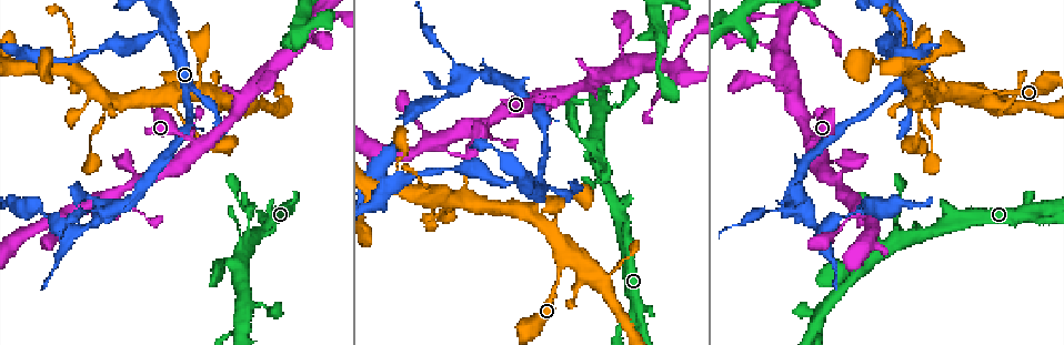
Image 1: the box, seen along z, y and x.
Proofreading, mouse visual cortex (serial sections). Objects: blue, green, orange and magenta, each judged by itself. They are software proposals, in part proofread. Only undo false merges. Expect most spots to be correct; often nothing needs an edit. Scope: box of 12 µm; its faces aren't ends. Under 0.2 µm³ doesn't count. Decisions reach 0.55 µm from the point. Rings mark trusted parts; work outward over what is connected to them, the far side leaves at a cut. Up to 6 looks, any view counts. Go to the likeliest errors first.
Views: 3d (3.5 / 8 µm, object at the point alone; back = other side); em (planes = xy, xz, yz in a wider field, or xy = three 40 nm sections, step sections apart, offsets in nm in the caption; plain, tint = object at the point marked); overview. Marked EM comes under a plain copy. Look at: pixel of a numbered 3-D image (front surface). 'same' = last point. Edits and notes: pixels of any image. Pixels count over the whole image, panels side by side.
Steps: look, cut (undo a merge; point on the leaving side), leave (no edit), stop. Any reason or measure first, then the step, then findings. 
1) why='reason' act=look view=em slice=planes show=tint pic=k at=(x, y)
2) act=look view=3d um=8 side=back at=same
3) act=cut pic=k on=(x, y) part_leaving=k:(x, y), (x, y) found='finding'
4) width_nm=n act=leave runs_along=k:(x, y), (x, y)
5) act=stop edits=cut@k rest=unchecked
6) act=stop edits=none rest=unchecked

why='a fork' act=look view=3d um=8 pic=1 at=(175, 102)

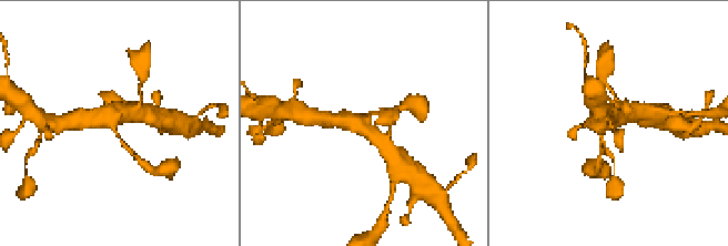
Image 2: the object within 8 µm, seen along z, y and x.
arms=3 arm_widths_nm=150,450,500 act=look view=em slice=xy step=1 show=tint pic=2 at=(114, 126)

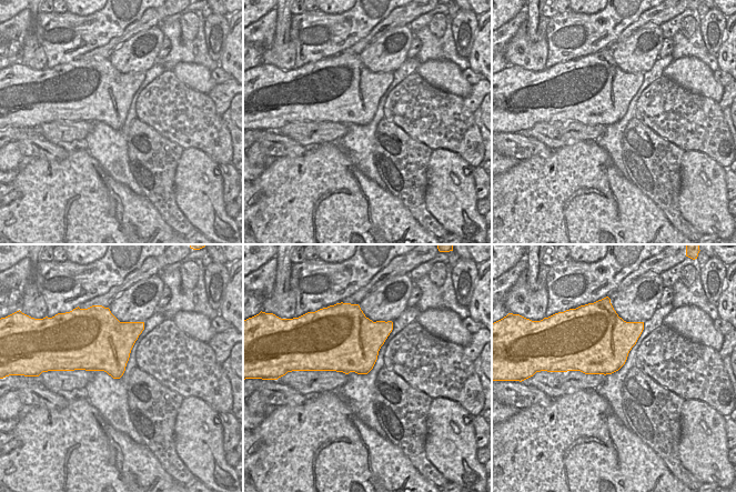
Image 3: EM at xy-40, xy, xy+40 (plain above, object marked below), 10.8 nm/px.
act=leave runs_along=2:(381, 142), (356, 122), (323, 120) found='one cell here'

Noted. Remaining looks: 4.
why='arms part here' act=look view=3d um=3.5 pic=1 at=(168, 32)

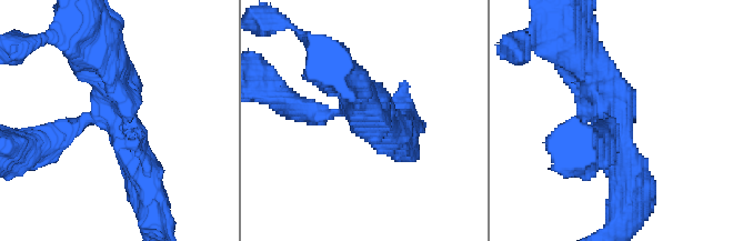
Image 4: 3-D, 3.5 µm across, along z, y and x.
arms=3 arm_widths_nm=250,450,500 act=look view=em slice=xy step=2 show=tint pic=4 at=(114, 113)

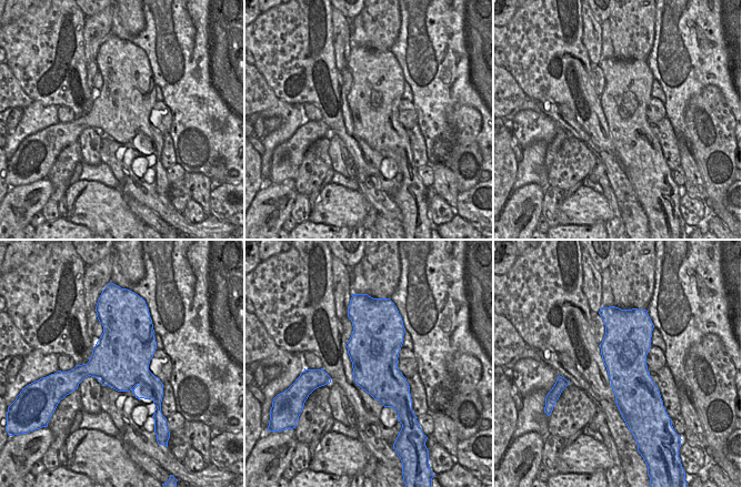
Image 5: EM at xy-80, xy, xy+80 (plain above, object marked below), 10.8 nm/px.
act=leave runs_along=4:(143, 177), (109, 111), (48, 142) found='continuous, no second cell'

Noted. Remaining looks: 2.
act=look view=3d um=3.5 side=back pic=1 at=(123, 206)

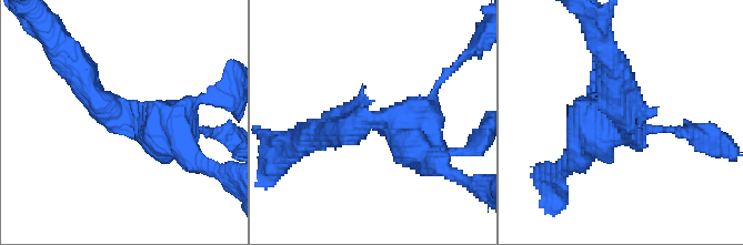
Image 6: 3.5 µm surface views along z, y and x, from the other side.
act=look view=em slice=xy step=2 show=tint pic=6 at=(127, 116)

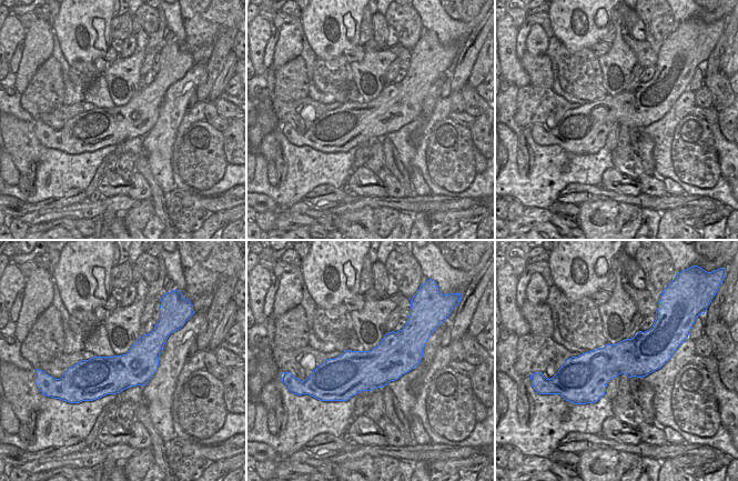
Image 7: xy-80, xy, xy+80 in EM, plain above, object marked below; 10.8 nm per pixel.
act=leave runs_along=6:(78, 67), (98, 101), (180, 145) found='continuous, no second cell'

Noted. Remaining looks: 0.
act=stop edits=none rest=unchecked

